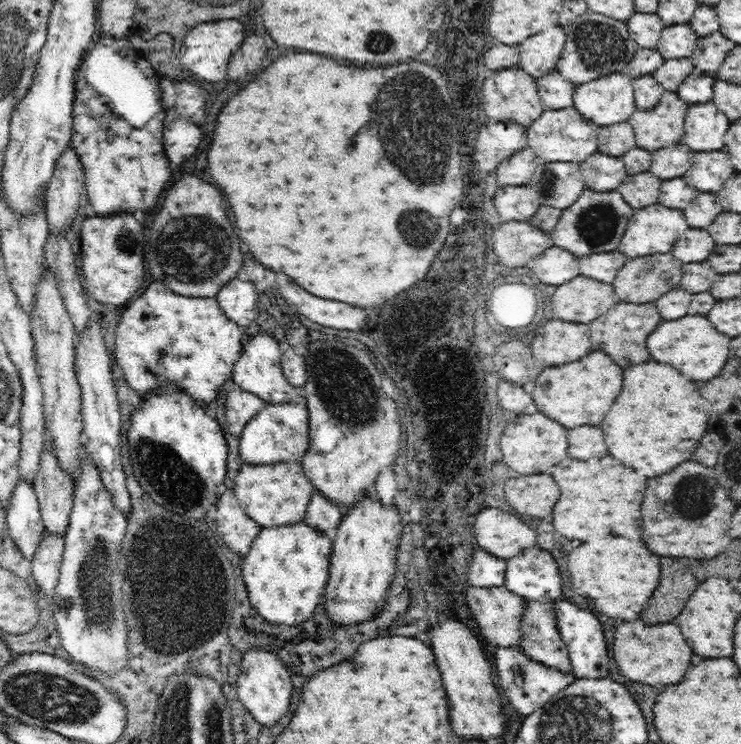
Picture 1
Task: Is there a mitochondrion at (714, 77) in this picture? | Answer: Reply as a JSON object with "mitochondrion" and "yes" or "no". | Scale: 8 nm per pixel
{"mitochondrion":"no"}

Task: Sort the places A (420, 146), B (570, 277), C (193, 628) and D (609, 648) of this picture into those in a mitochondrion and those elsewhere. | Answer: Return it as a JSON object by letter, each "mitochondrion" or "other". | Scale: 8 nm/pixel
{"A":"mitochondrion","B":"other","C":"mitochondrion","D":"other"}

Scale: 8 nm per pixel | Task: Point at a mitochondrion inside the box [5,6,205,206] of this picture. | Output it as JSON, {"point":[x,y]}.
{"point":[106,127]}

